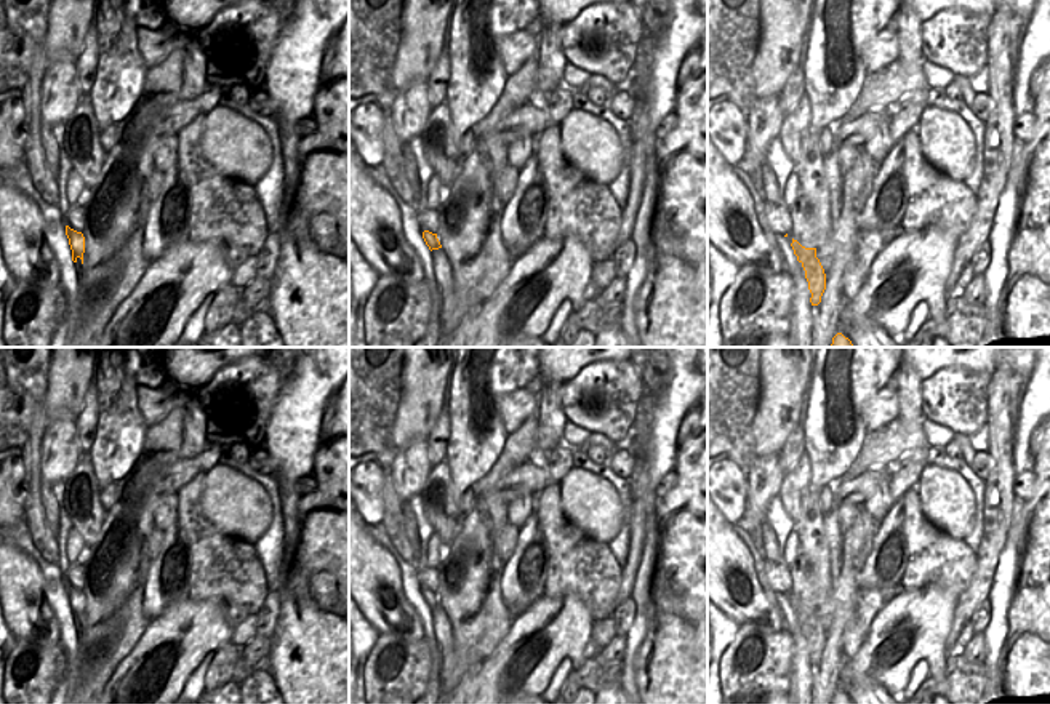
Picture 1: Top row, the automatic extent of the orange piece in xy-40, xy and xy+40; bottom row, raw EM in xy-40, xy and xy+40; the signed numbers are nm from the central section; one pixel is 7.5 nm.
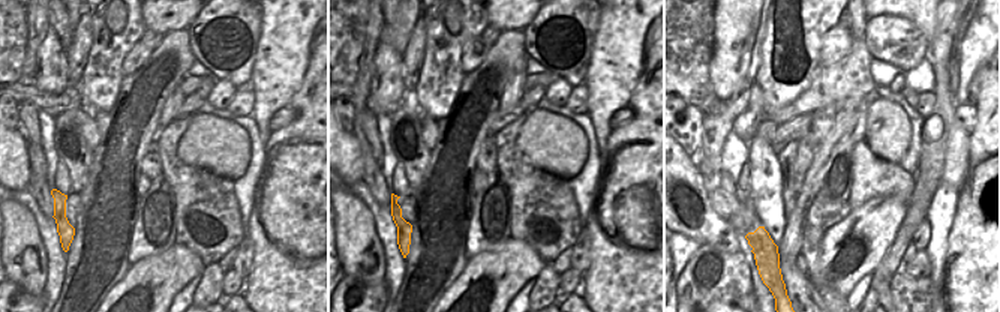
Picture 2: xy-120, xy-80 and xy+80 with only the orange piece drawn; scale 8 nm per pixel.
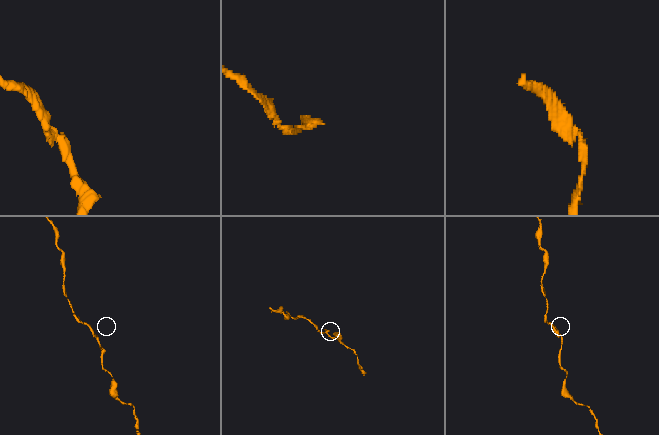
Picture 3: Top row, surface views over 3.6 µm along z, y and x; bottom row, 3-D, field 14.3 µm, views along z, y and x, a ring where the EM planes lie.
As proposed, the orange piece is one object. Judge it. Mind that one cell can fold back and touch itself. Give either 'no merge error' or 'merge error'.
merge error

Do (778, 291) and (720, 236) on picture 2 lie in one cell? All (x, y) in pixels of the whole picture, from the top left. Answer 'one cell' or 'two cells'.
two cells

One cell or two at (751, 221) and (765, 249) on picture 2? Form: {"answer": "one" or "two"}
{"answer": "one"}

